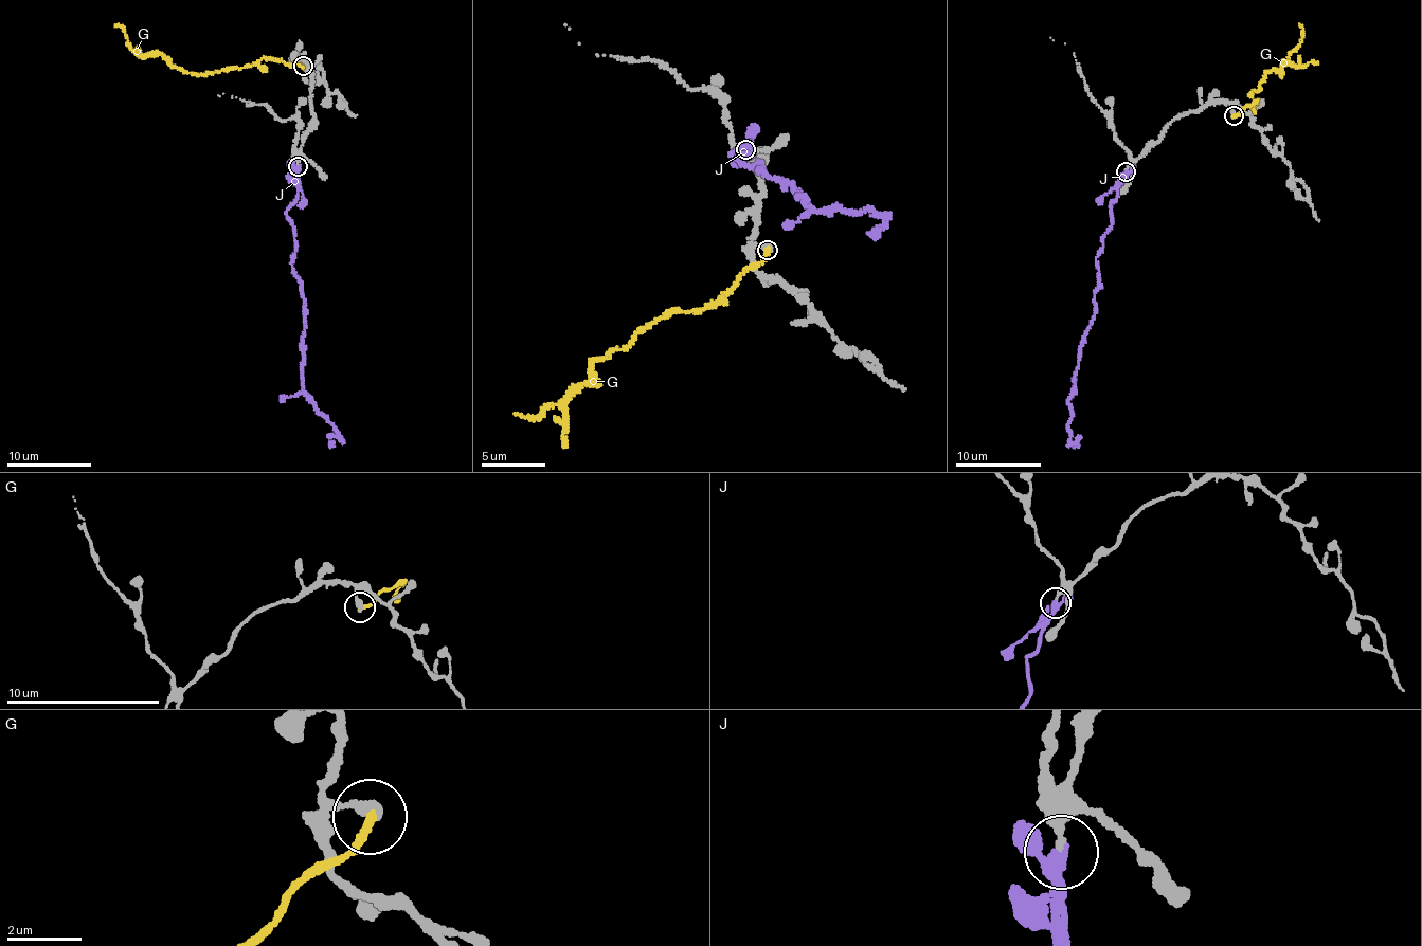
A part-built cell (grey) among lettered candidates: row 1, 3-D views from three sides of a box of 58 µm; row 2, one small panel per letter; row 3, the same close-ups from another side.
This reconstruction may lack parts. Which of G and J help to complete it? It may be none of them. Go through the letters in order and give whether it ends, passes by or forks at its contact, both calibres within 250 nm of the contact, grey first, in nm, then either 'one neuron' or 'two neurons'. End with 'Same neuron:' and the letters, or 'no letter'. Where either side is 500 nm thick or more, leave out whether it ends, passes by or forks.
G: it ends | 360/280 nm | two neurons
J: it passes by | 240/320 nm | one neuron
Same neuron: J

